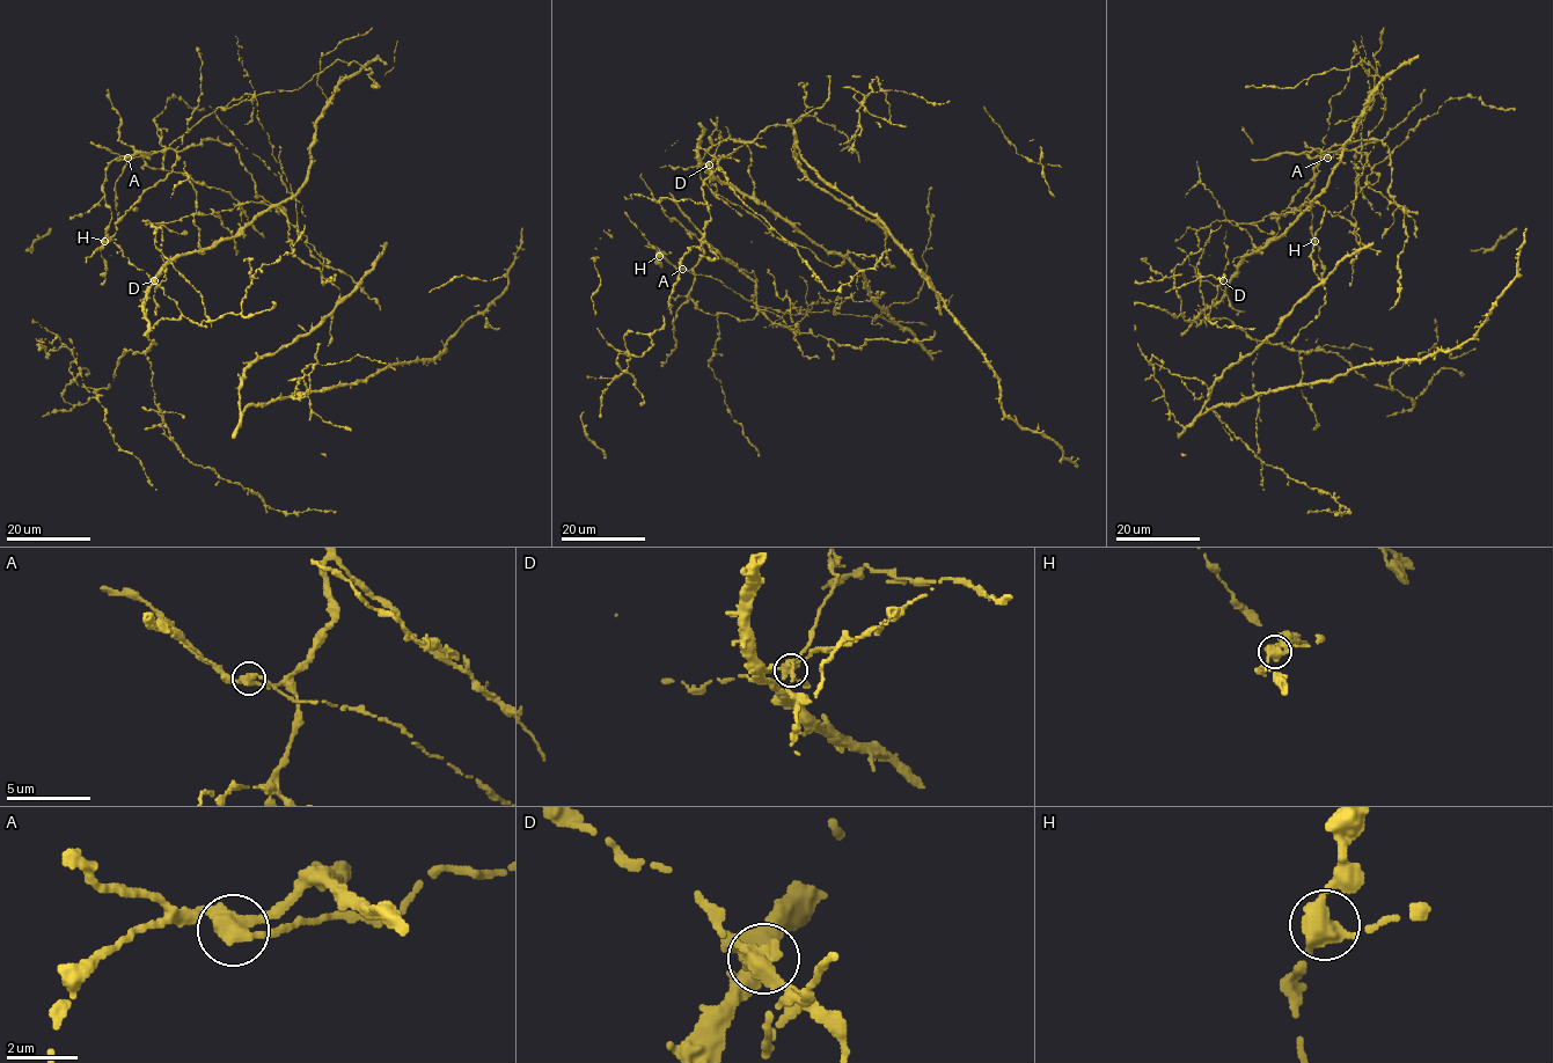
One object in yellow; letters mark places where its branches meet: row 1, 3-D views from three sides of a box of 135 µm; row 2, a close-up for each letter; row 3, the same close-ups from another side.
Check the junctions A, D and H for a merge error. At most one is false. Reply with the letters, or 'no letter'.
A

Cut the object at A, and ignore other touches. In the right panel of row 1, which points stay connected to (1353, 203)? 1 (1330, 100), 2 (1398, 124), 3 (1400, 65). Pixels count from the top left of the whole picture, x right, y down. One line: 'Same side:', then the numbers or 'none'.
Same side: none

